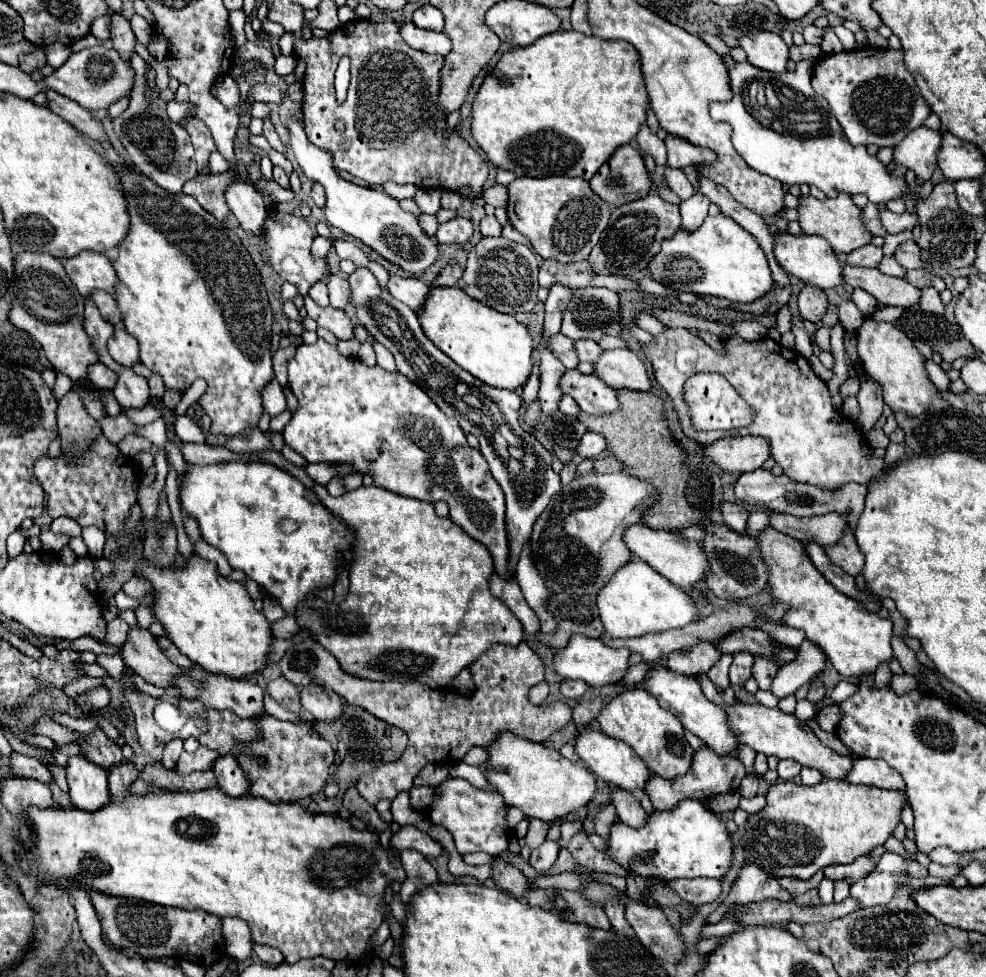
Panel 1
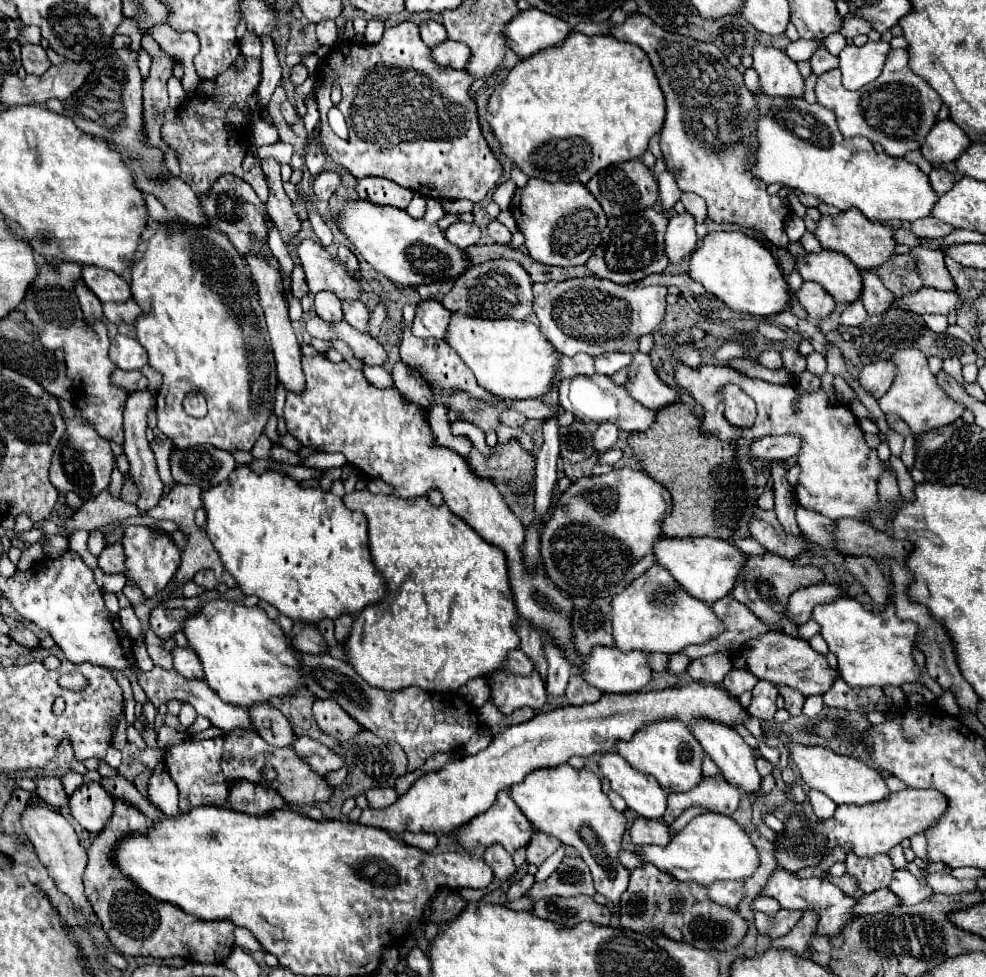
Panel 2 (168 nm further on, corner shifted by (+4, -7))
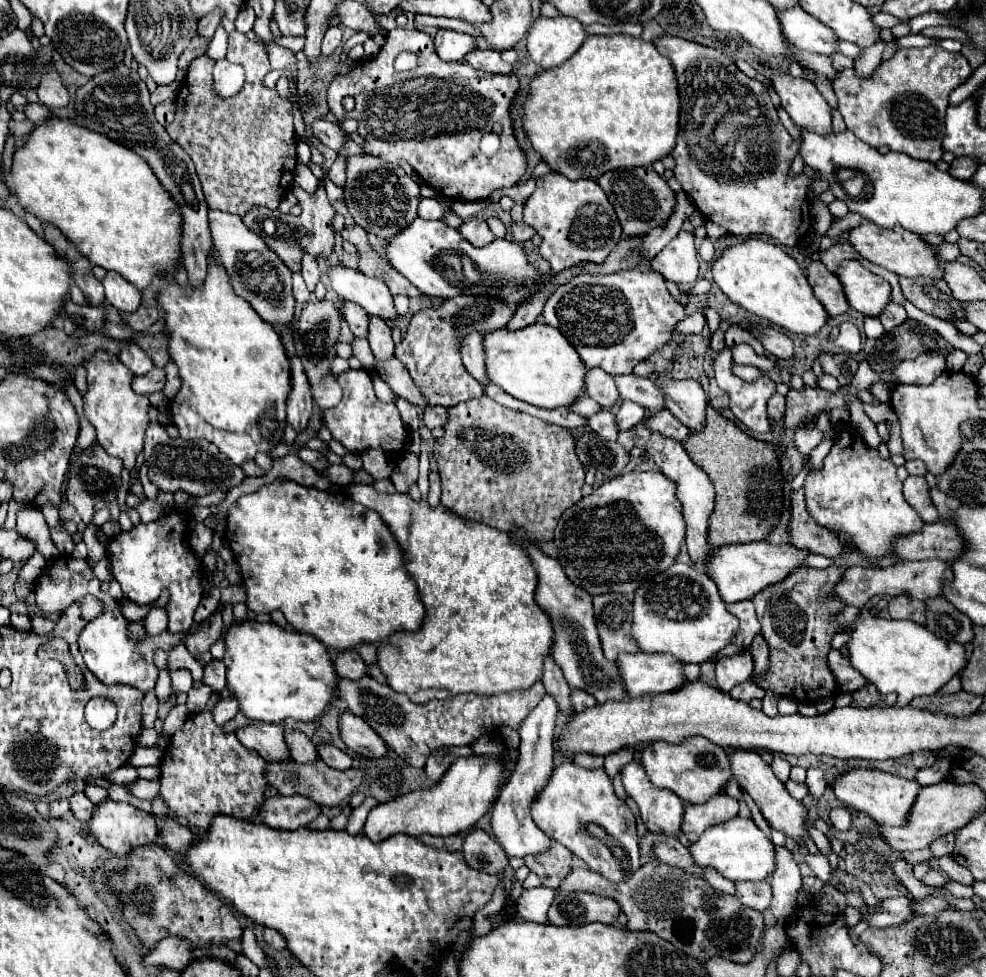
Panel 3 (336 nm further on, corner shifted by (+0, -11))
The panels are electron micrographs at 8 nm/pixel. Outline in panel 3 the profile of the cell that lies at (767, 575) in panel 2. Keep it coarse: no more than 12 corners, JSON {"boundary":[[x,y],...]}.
{"boundary":[[802,567],[752,599],[770,647],[758,687],[812,705],[846,567]]}

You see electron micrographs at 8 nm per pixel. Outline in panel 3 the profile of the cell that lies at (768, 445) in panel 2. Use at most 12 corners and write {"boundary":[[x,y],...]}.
{"boundary":[[804,425],[794,435],[796,447],[804,457],[822,439],[816,425]]}

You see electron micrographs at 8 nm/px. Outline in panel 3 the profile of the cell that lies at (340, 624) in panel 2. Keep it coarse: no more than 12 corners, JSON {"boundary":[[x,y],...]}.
{"boundary":[[360,645],[356,651],[368,665],[378,663],[374,645]]}

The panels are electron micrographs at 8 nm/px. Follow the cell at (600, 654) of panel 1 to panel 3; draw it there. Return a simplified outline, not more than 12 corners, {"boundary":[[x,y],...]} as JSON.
{"boundary":[[626,653],[616,663],[632,697],[686,683],[672,655]]}

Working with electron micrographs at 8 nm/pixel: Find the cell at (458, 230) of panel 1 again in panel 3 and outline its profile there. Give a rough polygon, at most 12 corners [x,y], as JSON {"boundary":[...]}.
{"boundary":[[472,217],[460,231],[474,247],[494,241],[484,217]]}

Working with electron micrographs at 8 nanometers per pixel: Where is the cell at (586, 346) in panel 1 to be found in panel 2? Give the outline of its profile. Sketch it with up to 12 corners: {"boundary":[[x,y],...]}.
{"boundary":[[630,353],[594,357],[594,369],[612,375],[630,363]]}

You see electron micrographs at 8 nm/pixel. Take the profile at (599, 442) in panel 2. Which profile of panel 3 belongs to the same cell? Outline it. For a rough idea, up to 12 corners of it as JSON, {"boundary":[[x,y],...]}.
{"boundary":[[624,401],[616,413],[618,429],[626,431],[644,419],[646,409]]}

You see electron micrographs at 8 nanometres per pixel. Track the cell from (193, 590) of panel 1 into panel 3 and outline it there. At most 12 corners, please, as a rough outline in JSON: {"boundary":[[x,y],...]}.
{"boundary":[[244,621],[222,635],[248,719],[308,723],[336,697],[316,637]]}

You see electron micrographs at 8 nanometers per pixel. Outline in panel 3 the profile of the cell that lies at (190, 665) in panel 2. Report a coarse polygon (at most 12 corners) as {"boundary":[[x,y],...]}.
{"boundary":[[212,661],[204,667],[204,685],[226,687],[226,665]]}

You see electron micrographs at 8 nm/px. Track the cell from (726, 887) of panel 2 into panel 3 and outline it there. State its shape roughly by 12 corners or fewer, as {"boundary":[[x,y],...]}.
{"boundary":[[738,881],[736,897],[756,911],[772,901],[768,881]]}

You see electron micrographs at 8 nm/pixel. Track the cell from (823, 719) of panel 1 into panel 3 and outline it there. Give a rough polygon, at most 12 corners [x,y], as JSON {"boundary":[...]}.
{"boundary":[[872,617],[850,661],[896,704],[940,691],[966,647],[914,621]]}

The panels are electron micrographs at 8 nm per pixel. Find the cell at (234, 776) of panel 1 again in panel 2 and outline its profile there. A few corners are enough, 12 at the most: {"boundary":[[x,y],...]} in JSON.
{"boundary":[[250,781],[230,785],[228,805],[248,815],[286,807],[272,789]]}

